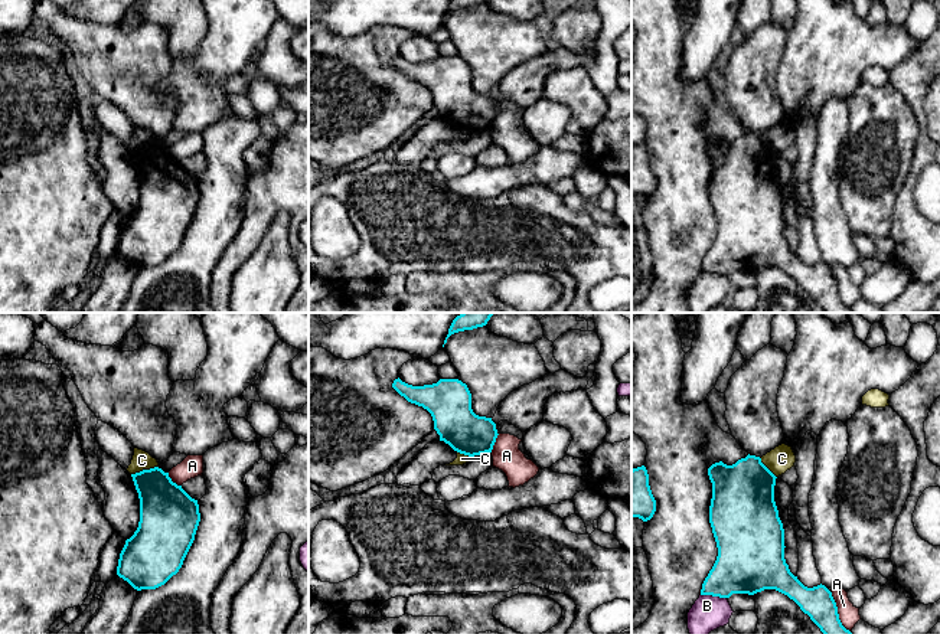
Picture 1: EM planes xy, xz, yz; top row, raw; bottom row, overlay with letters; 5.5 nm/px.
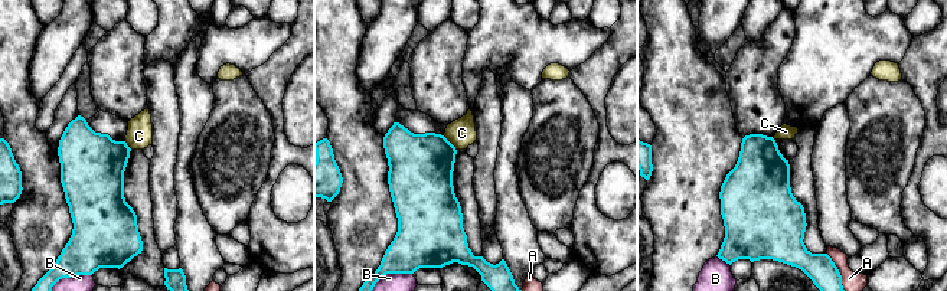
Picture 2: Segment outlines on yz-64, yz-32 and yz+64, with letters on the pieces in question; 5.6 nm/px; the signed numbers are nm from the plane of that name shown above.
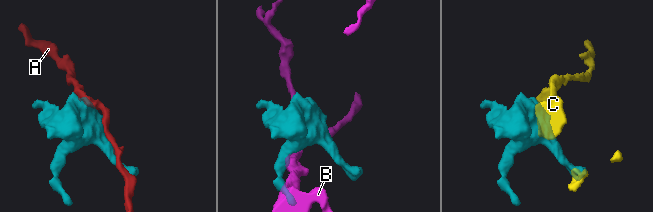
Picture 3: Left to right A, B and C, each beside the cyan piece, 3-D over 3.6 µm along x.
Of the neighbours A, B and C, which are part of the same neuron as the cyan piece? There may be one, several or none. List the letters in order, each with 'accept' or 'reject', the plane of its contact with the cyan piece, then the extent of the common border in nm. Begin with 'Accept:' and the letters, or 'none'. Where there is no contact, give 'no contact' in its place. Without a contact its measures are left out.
Accept: none
A: reject; contact in yz; length 240 nm
B: reject; contact in yz; length 150 nm
C: reject; contact in xy; length 160 nm

